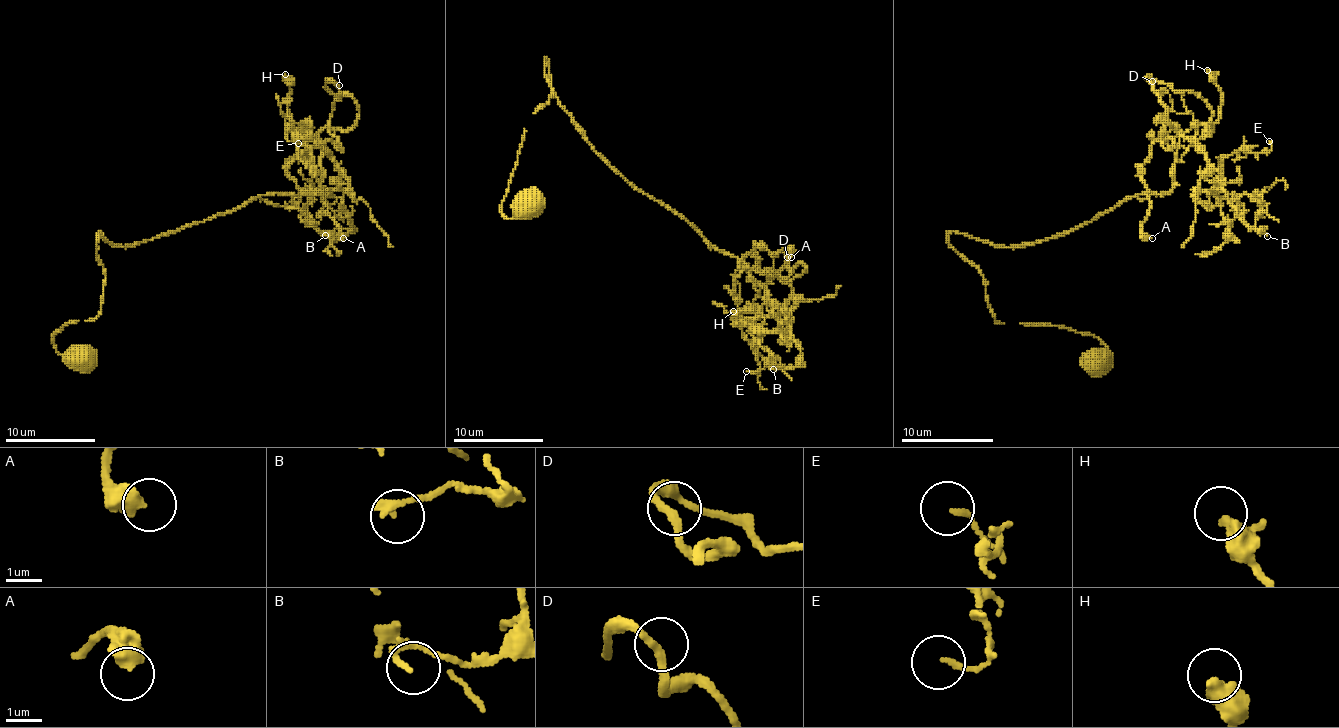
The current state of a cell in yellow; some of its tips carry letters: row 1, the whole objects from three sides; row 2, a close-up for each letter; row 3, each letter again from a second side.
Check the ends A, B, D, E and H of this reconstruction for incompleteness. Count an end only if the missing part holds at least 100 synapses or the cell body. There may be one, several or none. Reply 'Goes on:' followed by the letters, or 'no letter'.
Goes on: no letter

